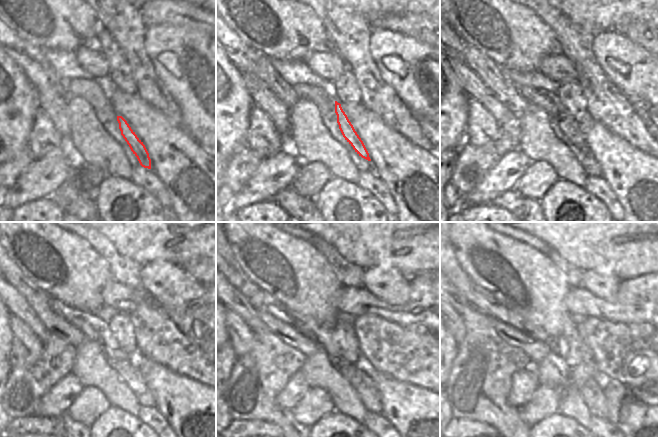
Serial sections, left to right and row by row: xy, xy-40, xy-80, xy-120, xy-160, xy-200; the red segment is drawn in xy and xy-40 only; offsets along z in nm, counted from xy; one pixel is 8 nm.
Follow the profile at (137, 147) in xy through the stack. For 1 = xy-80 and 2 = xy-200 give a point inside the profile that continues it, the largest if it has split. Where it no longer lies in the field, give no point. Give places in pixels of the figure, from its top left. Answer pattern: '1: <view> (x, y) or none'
1: xy-80 (567, 124)
2: xy-200 (477, 297)

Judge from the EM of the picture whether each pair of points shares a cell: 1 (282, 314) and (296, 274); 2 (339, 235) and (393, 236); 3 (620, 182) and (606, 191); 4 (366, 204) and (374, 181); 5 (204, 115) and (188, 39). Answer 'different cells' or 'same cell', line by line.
1: different cells
2: same cell
3: different cells
4: different cells
5: same cell

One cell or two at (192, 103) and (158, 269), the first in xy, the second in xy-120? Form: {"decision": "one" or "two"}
{"decision": "one"}

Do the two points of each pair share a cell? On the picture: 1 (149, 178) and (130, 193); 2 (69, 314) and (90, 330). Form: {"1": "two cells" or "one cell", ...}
{"1": "two cells", "2": "one cell"}

